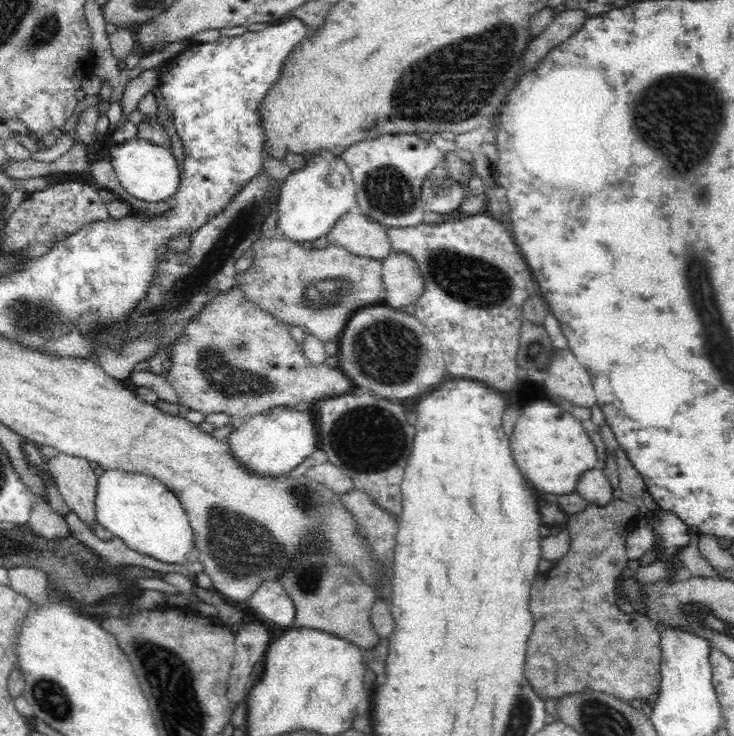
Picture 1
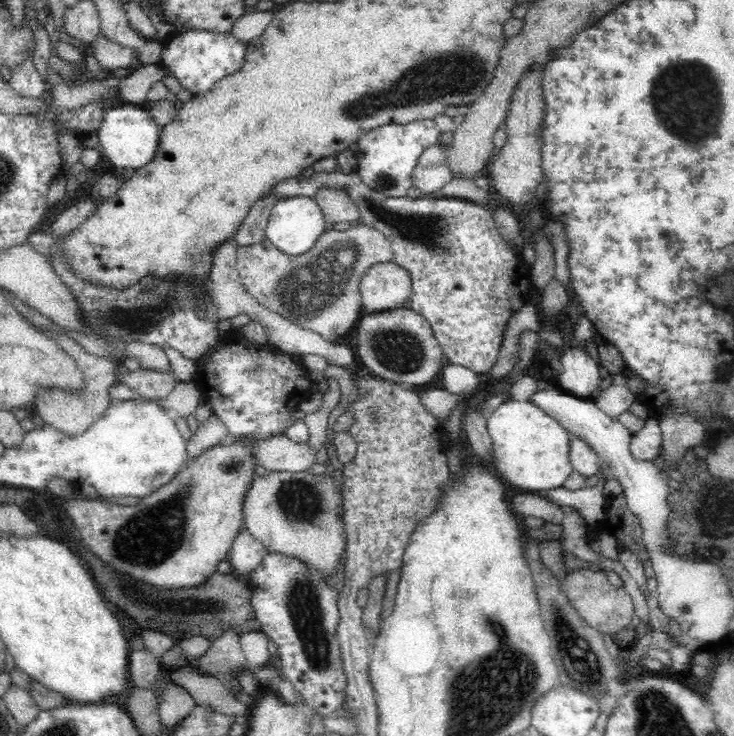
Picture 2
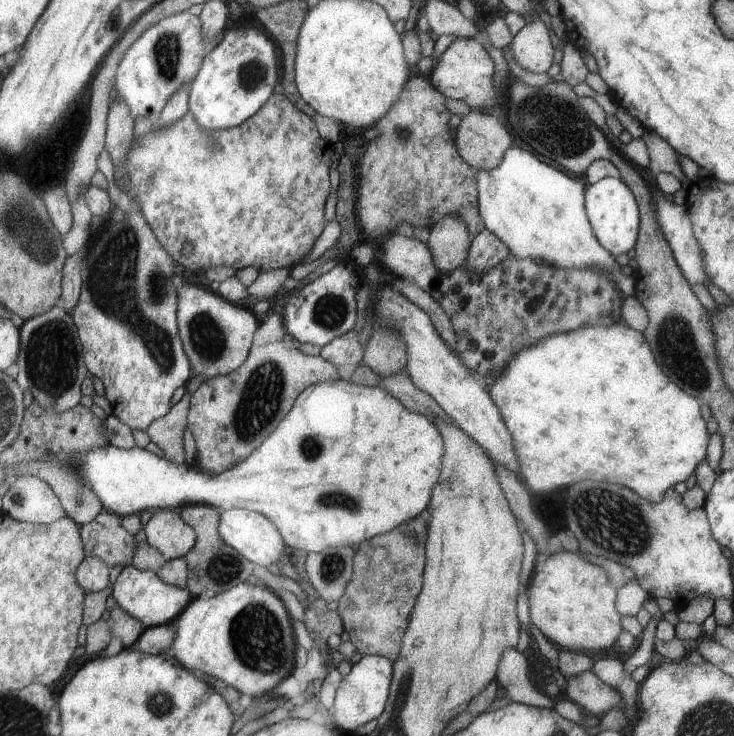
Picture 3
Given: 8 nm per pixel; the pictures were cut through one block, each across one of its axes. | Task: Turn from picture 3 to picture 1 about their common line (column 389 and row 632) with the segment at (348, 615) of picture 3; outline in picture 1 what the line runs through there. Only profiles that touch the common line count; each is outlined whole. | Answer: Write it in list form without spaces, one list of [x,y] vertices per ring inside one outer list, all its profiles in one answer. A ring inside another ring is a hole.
[[[613,498],[606,507],[589,504],[583,512],[568,516],[569,549],[554,568],[540,573],[533,581],[528,605],[533,625],[527,636],[523,672],[544,703],[548,699],[557,702],[560,697],[578,693],[578,688],[590,690],[592,684],[596,692],[610,692],[611,696],[628,700],[628,704],[638,698],[640,705],[659,691],[660,629],[656,628],[656,622],[640,612],[623,612],[615,600],[615,580],[629,561],[627,538],[637,527],[640,514],[638,506]]]

